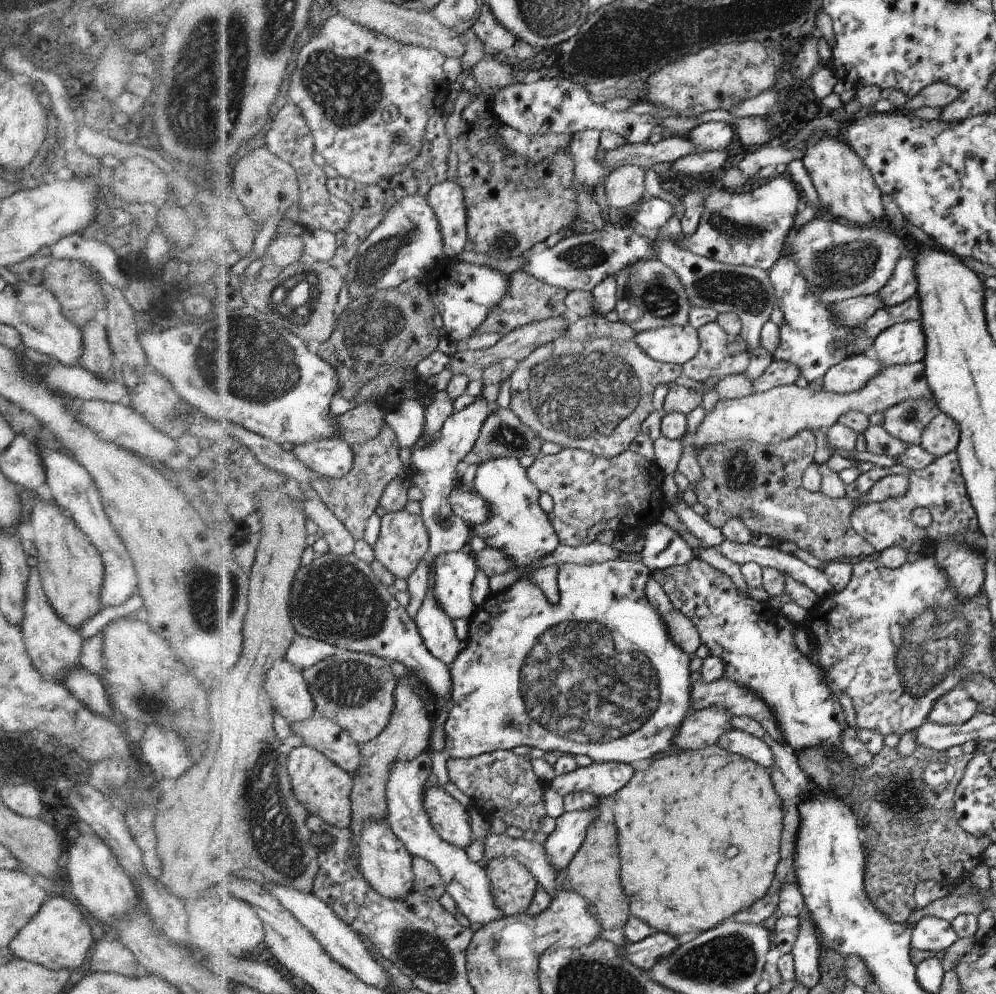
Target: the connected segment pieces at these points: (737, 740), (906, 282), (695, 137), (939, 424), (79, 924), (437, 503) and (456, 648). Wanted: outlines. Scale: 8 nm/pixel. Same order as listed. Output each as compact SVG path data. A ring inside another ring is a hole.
M728 729L716 743L719 750L745 756L767 769L774 762L773 751L766 741L740 729Z
M908 256L898 259L889 282L877 292L883 303L882 307L893 307L903 303L917 294L917 278L915 277L915 260Z
M708 121L695 126L687 137L700 151L724 151L736 139L733 128L725 122Z
M938 412L922 432L919 445L935 458L948 455L960 444L961 429L947 414Z
M53 892L42 904L38 914L14 936L8 947L18 959L29 960L53 971L73 971L80 968L86 954L93 948L94 941L92 928L81 911L70 900Z
M478 395L471 405L468 405L462 412L454 413L444 425L440 434L434 438L432 444L412 444L414 450L415 484L424 492L422 500L422 516L429 525L431 532L431 554L433 564L433 576L435 564L441 554L460 551L466 548L473 533L470 525L458 516L452 508L451 496L456 488L456 482L461 478L458 466L466 458L466 454L472 450L474 443L478 440L482 425L490 414L490 407L487 400Z
M434 581L416 619L422 636L434 656L452 666L463 651L462 642L453 618L438 602Z

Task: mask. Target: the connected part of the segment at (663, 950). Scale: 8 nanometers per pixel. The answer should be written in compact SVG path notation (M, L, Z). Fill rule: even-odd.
M603 929L599 937L611 940L621 948L623 957L626 957L632 964L645 971L649 971L662 957L674 953L683 942L683 939L662 931L655 931L644 940L634 943L626 940L623 929Z

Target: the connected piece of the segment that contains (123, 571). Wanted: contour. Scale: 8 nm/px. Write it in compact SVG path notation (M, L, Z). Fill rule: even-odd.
M42 449L43 465L47 482L45 494L63 510L66 508L71 514L71 518L80 527L80 530L88 537L91 543L98 549L103 560L104 574L101 590L102 604L107 606L120 606L125 604L136 590L138 590L138 579L134 568L134 563L128 554L122 539L116 534L108 515L105 513L101 494L98 487L89 474L88 469L63 451L52 451Z

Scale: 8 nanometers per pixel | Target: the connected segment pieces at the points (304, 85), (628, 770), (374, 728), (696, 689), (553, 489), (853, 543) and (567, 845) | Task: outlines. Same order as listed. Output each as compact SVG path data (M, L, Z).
M339 12L332 16L330 20L323 26L318 33L318 52L302 52L300 60L298 60L298 70L291 79L291 84L288 92L289 101L294 101L305 112L309 120L313 136L317 146L317 152L321 154L327 162L340 174L346 178L352 178L355 181L362 182L367 185L377 185L382 181L392 179L396 175L403 173L410 163L413 163L421 153L426 135L429 131L429 124L433 118L442 114L445 109L445 104L450 96L450 86L452 81L447 77L445 64L449 57L439 49L427 49L418 45L411 45L394 37L389 37L380 31L360 24L358 21L352 20L344 13Z
M608 761L578 767L565 775L555 775L549 784L563 798L579 792L595 794L597 797L615 796L630 782L636 771L630 763Z
M341 650L336 656L327 658L313 667L304 670L310 690L318 704L318 712L326 718L336 721L350 736L363 745L373 741L389 727L397 707L397 676L392 672L390 663L384 662L384 657L372 656L370 653Z
M724 676L712 682L696 681L692 685L692 694L690 695L690 712L701 711L708 707L716 707L727 711L731 717L748 717L756 719L765 732L768 733L774 740L784 743L784 737L777 725L777 721L773 717L773 713L767 707L767 704L760 700L754 693L750 692L742 685L734 681L726 679Z
M565 448L555 455L538 456L526 469L526 474L540 492L547 492L553 498L554 509L549 519L558 535L560 545L580 547L596 541L596 536L602 530L612 530L623 535L628 530L658 524L668 506L662 494L662 482L667 474L654 459L648 460L630 450L624 451L614 459L605 459L582 449Z
M810 430L778 444L767 445L742 439L704 445L697 455L703 477L696 486L699 502L708 508L704 518L719 529L732 518L740 518L757 536L794 541L824 564L848 561L875 553L875 548L850 526L852 500L830 500L802 488L802 474L814 462L816 438Z
M602 805L587 811L568 811L555 820L554 830L543 844L550 864L560 872L568 868L586 841L589 826L598 818Z

